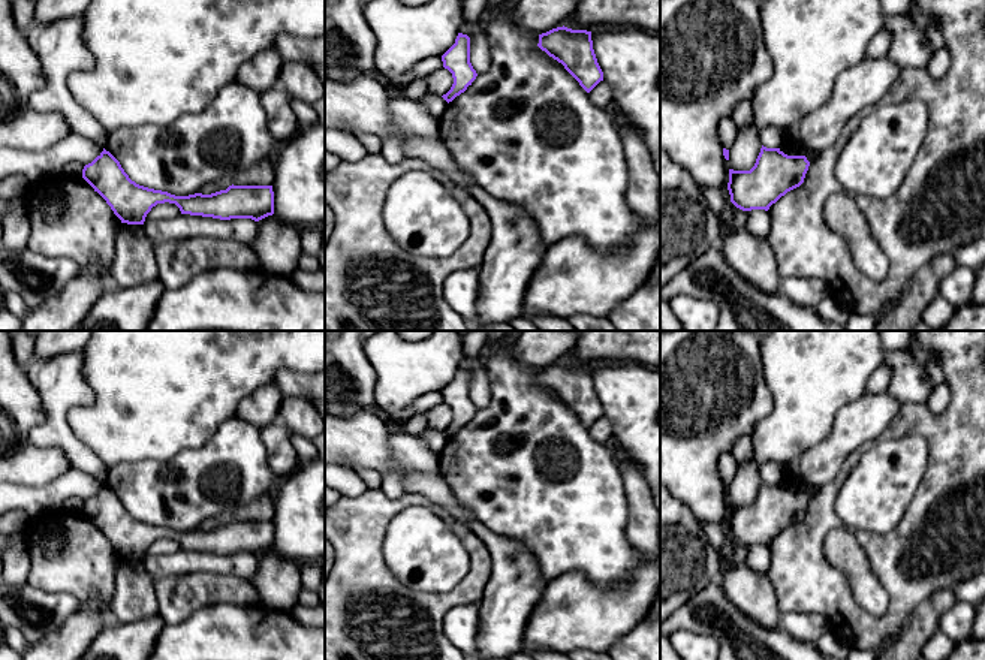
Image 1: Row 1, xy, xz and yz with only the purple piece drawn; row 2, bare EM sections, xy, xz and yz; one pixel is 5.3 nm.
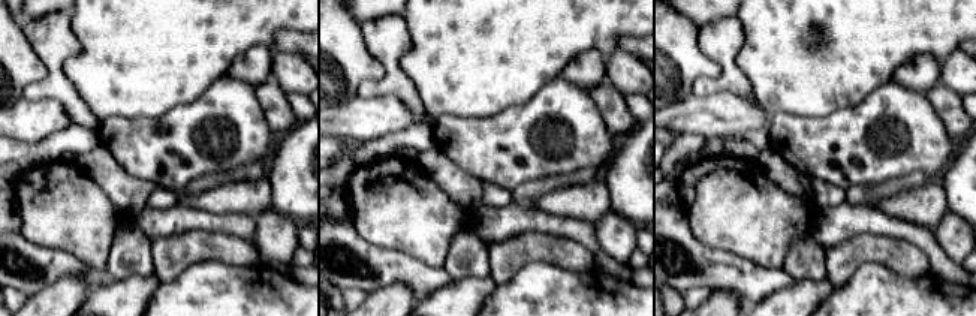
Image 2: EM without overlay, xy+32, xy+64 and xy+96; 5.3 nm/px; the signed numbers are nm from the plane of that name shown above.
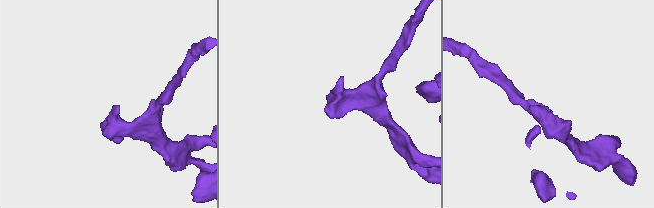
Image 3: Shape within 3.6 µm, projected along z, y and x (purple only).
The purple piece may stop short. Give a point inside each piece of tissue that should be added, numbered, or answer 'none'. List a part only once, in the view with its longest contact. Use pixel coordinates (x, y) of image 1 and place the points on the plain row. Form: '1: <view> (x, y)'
none

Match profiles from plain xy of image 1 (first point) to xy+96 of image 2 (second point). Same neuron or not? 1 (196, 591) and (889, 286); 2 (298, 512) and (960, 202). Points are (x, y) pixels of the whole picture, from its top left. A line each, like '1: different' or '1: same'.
1: different
2: same

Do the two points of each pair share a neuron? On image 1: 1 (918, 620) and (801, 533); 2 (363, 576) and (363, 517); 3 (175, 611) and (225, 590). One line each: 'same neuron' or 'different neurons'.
1: different neurons
2: same neuron
3: same neuron

